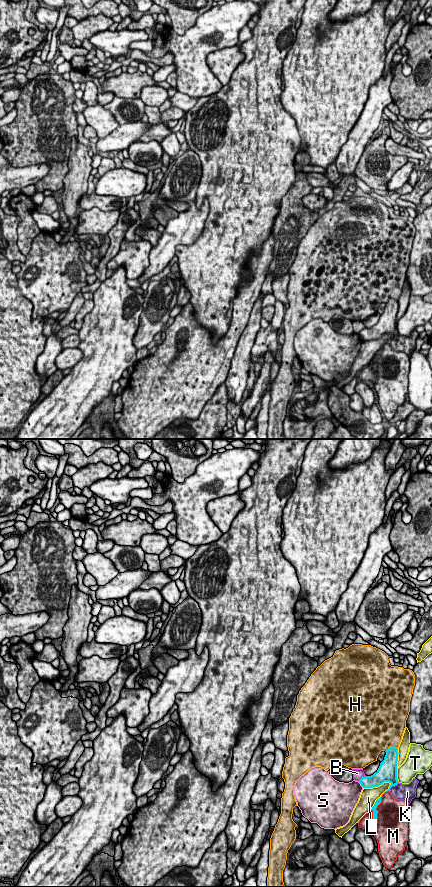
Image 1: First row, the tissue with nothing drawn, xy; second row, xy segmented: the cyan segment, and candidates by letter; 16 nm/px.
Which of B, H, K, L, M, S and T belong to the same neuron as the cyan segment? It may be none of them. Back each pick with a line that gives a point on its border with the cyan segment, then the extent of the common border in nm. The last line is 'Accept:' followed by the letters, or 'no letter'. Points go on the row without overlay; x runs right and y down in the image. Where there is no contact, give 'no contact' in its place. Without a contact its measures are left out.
Accept: no letter

